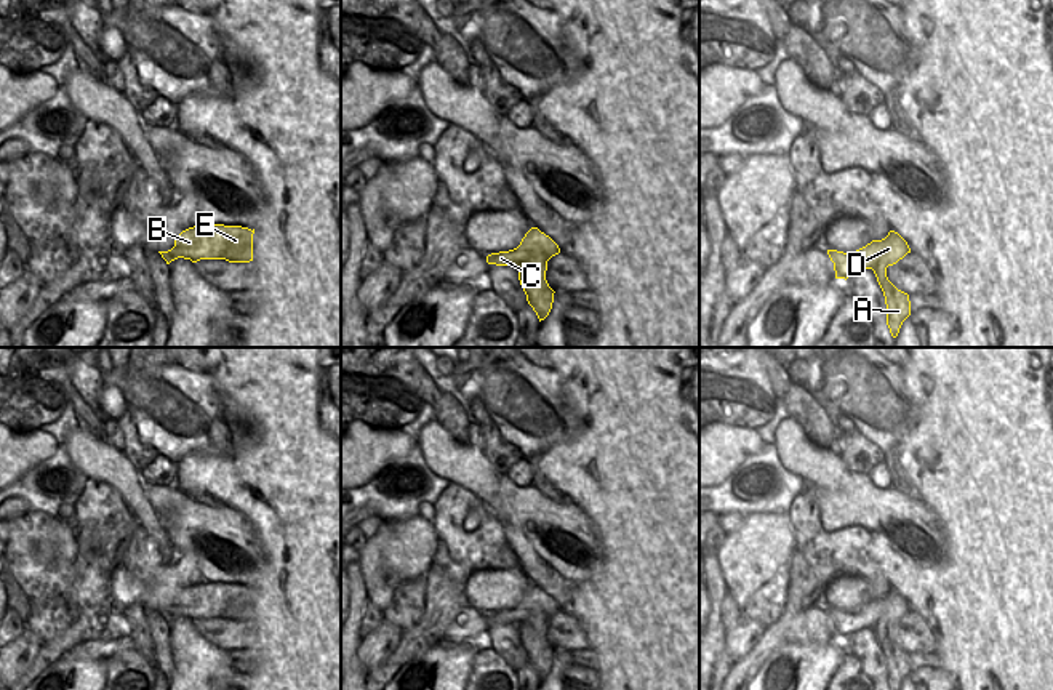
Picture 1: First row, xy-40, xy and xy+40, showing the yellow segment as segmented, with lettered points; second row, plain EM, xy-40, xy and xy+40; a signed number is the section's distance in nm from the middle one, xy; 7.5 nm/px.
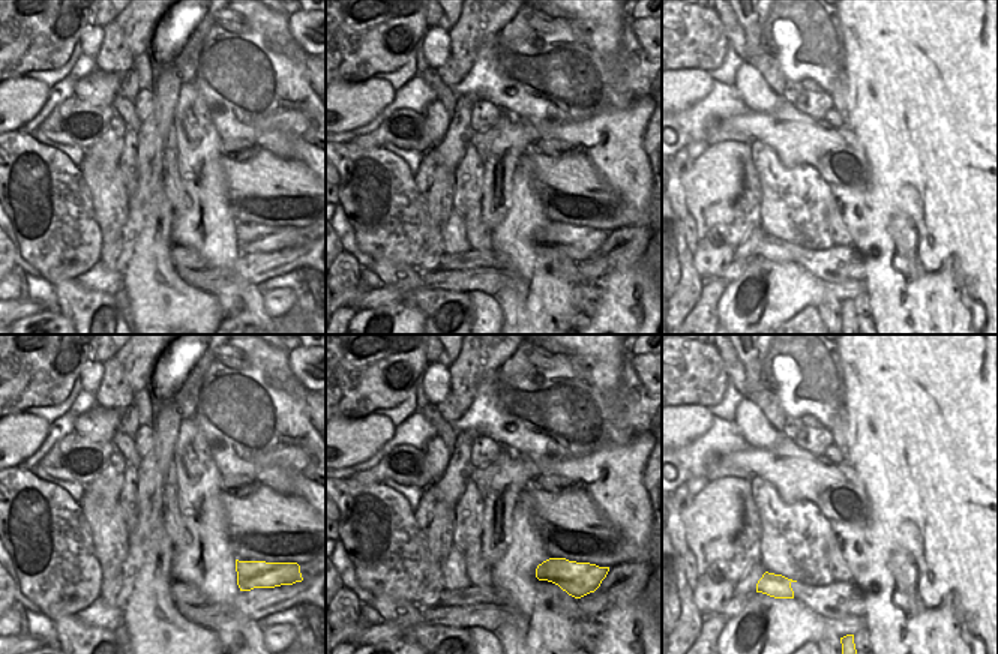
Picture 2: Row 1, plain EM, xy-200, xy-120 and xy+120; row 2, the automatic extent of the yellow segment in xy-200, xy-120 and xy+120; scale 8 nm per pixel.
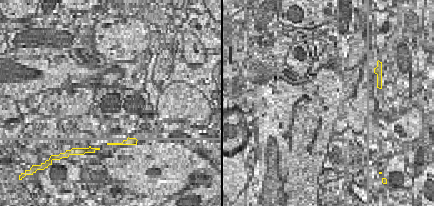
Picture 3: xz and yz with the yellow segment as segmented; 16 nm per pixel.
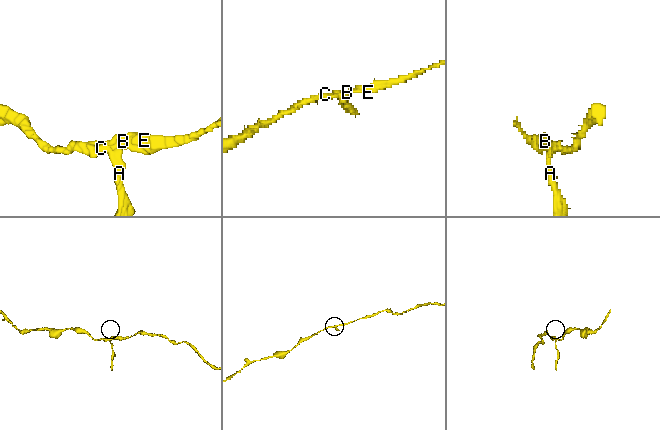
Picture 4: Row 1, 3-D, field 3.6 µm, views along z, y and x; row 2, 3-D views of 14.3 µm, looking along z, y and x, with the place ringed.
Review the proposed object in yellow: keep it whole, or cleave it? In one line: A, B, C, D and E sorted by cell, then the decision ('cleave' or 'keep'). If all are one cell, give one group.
A / B C D E; cleave

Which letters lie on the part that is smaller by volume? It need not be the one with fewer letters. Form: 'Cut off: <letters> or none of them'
Cut off: A

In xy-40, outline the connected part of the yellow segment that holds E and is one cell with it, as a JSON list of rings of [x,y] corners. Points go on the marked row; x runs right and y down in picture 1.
[[[200,224],[182,231],[174,247],[158,251],[166,263],[178,258],[197,263],[200,259],[226,259],[229,263],[253,261],[254,229],[224,224]]]

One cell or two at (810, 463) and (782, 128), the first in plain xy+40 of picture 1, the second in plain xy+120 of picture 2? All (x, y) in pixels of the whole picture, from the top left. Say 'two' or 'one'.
two

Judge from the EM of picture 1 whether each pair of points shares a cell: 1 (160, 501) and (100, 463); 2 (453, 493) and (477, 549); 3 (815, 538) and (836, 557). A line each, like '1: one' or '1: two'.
1: two
2: one
3: one

